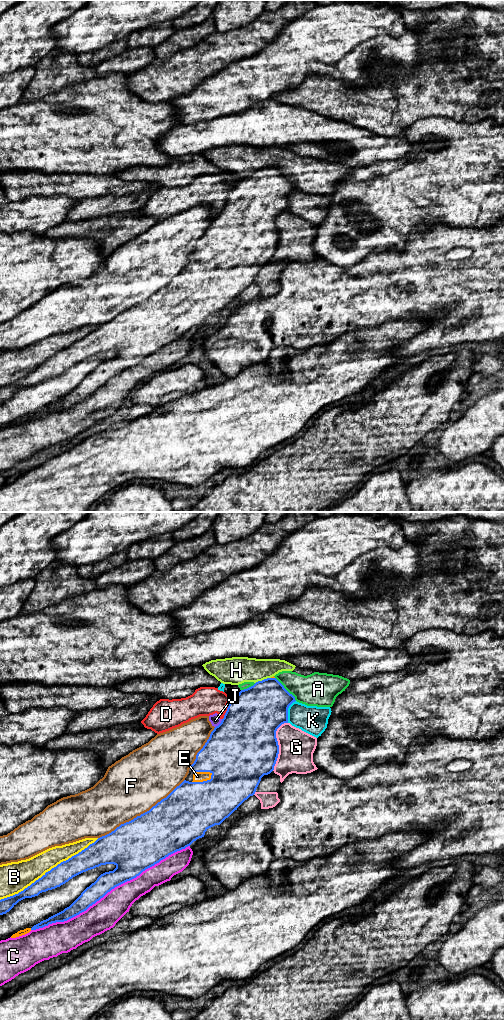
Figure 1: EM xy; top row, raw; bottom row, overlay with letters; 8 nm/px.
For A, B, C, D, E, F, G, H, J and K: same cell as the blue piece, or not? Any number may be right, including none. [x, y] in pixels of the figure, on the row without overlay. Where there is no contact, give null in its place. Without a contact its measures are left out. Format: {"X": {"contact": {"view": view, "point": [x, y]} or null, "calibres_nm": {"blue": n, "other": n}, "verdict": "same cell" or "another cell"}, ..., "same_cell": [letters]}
{"A": {"contact": {"view": "xy", "point": [285, 177]}, "calibres_nm": {"blue": 400, "other": 260}, "verdict": "another cell"}, "B": {"contact": {"view": "xy", "point": [50, 358]}, "calibres_nm": {"blue": 160, "other": 220}, "verdict": "another cell"}, "C": {"contact": {"view": "xy", "point": [110, 378]}, "calibres_nm": {"blue": 200, "other": 240}, "verdict": "another cell"}, "D": {"contact": {"view": "xy", "point": [225, 201]}, "calibres_nm": {"blue": 480, "other": 240}, "verdict": "another cell"}, "E": {"contact": {"view": "xy", "point": [203, 269]}, "calibres_nm": {"blue": 420, "other": 80}, "verdict": "same cell"}, "F": {"contact": {"view": "xy", "point": [141, 302]}, "calibres_nm": {"blue": 420, "other": 460}, "verdict": "another cell"}, "G": {"contact": {"view": "xy", "point": [278, 233]}, "calibres_nm": {"blue": 500, "other": 280}, "verdict": "another cell"}, "H": {"contact": {"view": "xy", "point": [262, 168]}, "calibres_nm": {"blue": 400, "other": 220}, "verdict": "another cell"}, "J": {"contact": {"view": "xy", "point": [220, 211]}, "calibres_nm": {"blue": 500, "other": 90}, "verdict": "another cell"}, "K": {"contact": {"view": "xy", "point": [287, 199]}, "calibres_nm": {"blue": 420, "other": 220}, "verdict": "another cell"}, "same_cell": ["E"]}

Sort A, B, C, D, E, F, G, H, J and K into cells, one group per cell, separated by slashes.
A H / B / C / D J / E / F / G / K

